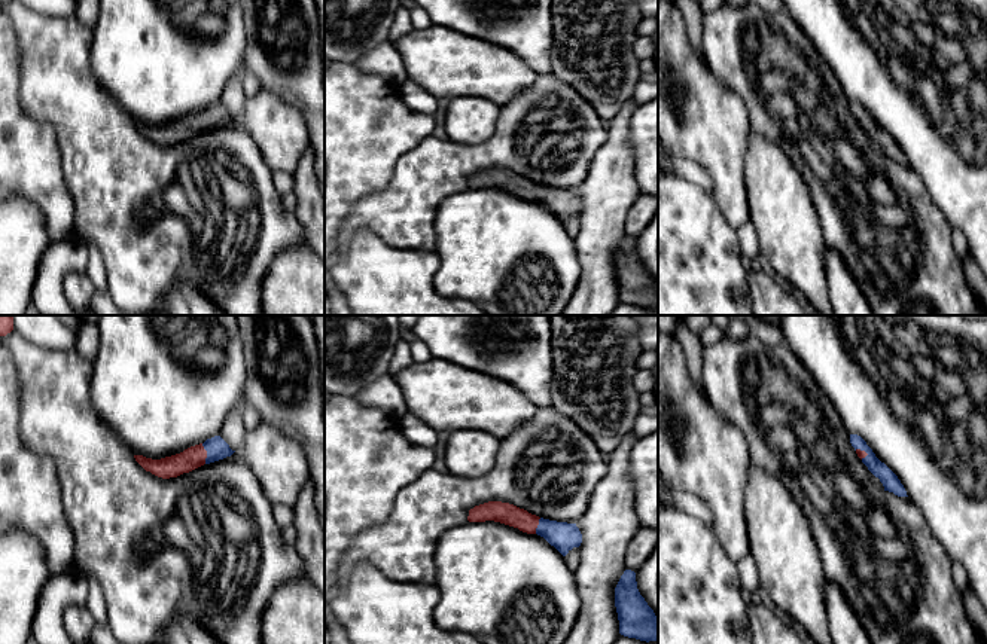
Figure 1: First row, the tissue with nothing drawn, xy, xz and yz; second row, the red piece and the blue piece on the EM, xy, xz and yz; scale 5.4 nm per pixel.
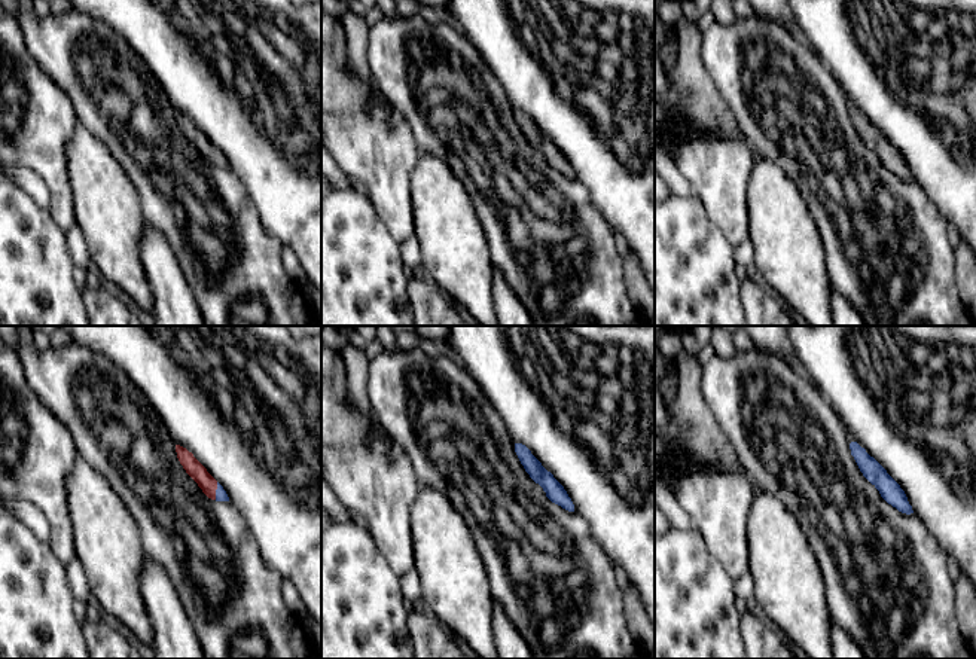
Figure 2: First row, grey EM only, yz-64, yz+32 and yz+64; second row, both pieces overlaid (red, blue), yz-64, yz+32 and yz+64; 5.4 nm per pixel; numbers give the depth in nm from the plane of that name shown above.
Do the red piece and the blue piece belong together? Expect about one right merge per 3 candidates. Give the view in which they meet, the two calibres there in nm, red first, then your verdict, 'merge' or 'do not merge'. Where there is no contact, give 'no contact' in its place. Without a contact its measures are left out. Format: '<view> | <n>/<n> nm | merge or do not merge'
xy | 120/120 nm | merge

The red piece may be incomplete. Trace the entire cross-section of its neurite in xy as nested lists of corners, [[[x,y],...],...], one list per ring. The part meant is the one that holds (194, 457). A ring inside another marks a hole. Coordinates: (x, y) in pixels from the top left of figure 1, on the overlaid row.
[[[214,436],[204,443],[161,460],[146,458],[143,455],[134,455],[134,458],[146,471],[162,479],[170,479],[189,473],[204,464],[231,457],[234,452],[220,436]]]

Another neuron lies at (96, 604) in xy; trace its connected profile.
[[[91,576],[85,577],[85,580],[88,582],[86,608],[92,614],[95,623],[109,623],[104,595],[100,583]]]

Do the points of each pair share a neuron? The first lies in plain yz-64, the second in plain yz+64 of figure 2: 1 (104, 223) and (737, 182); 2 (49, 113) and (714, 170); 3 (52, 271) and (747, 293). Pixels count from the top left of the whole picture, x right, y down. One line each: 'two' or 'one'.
1: two
2: one
3: two

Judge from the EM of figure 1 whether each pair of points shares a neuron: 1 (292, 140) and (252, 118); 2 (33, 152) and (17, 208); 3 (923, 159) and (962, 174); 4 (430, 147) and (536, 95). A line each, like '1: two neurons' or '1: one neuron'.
1: one neuron
2: two neurons
3: one neuron
4: one neuron

